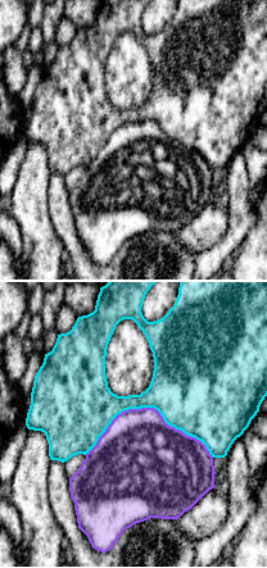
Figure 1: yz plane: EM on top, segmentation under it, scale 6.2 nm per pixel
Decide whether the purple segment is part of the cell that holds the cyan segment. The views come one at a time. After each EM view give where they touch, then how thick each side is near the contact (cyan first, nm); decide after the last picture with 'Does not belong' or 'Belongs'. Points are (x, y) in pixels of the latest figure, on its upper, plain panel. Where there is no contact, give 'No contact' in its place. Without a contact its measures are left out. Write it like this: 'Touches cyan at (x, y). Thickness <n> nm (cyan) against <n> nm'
Touches cyan at (149, 119). Thickness 440 nm (cyan) against 440 nm

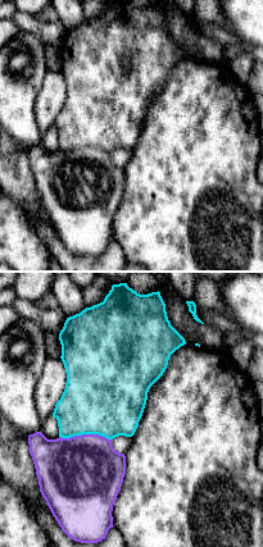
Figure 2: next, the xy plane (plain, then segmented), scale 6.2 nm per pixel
Touches cyan at (85, 146). Thickness 460 nm (cyan) against 480 nm

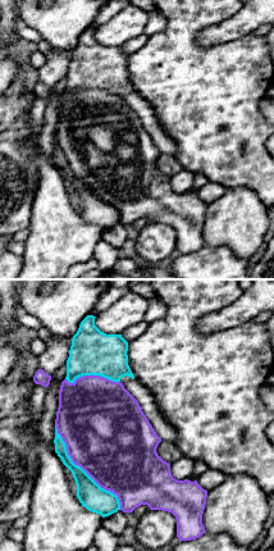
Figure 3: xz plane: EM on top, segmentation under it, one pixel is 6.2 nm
Touches cyan at (82, 182). Thickness 160 nm (cyan) against 500 nm

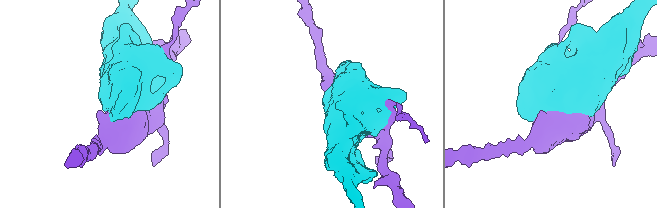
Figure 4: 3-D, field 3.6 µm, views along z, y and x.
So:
Does not belong

